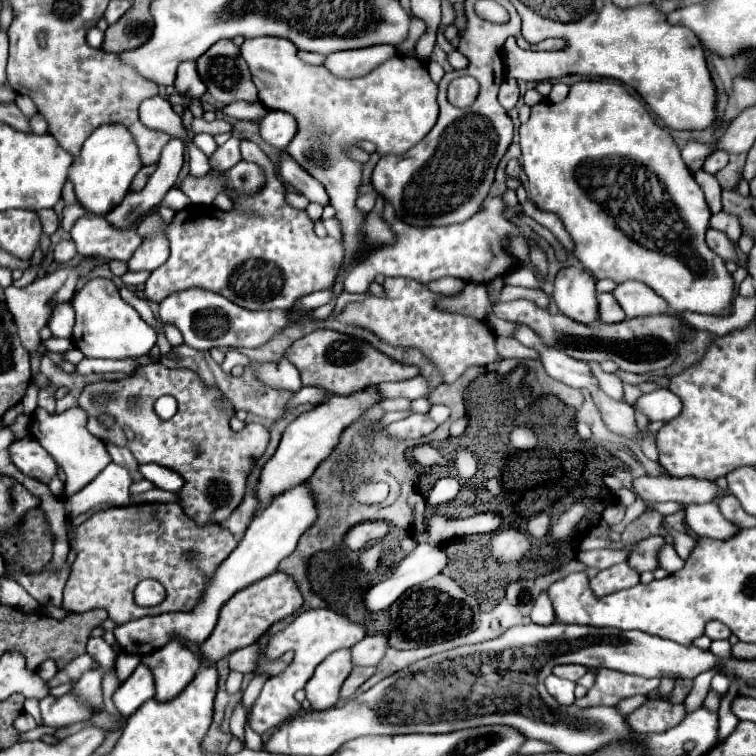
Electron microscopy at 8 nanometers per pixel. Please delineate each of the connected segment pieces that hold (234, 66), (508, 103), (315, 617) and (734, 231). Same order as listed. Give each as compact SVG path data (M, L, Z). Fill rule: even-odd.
M220 40L216 46L210 46L208 52L196 60L196 70L212 98L222 104L258 100L248 68L240 60L240 48L232 40Z
M514 78L504 80L504 84L500 86L500 94L498 94L500 104L502 104L506 110L510 110L510 108L516 106L518 98L520 98L520 94L518 94L518 84L516 84L516 80L514 80Z
M314 608L308 612L302 612L284 630L272 634L268 638L266 648L284 648L284 652L294 650L296 656L294 656L292 664L282 674L268 678L264 682L264 688L262 688L260 696L256 698L254 708L252 708L252 716L250 716L252 730L256 730L258 734L264 734L264 732L280 726L284 720L292 718L300 710L300 704L294 700L294 694L296 694L296 690L304 688L304 684L312 678L316 666L324 658L328 658L332 652L342 650L342 648L350 648L356 642L360 642L364 636L366 636L366 632L360 624L350 622L348 618L336 614L328 608Z
M720 212L720 214L712 216L712 220L710 220L710 228L716 228L716 230L722 230L724 234L728 234L728 238L732 240L732 244L736 244L738 238L742 236L742 230L740 230L740 224L738 224L738 218L728 216L726 212Z

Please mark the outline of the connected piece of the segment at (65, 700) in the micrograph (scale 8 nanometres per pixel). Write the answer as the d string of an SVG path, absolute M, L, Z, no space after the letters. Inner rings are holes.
M64 694L60 698L46 696L40 700L40 712L42 712L42 726L50 728L62 728L78 720L90 718L88 710L76 700L74 694Z

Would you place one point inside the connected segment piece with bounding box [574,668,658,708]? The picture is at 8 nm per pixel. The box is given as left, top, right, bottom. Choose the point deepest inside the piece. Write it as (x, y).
(611, 686)

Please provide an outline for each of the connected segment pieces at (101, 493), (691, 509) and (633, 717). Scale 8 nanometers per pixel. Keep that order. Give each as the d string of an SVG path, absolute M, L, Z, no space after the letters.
M110 462L88 486L66 500L66 518L72 520L102 502L126 506L130 502L130 484L132 480L128 470Z
M714 502L708 504L692 504L684 508L684 522L686 526L696 532L698 536L710 538L730 538L736 534L738 526L726 520Z
M646 700L640 708L626 716L628 726L634 732L664 732L676 726L686 716L682 704L670 704L668 700Z

